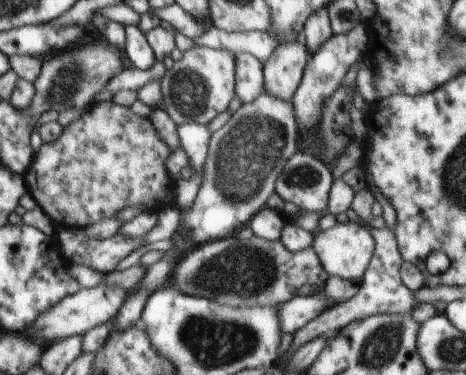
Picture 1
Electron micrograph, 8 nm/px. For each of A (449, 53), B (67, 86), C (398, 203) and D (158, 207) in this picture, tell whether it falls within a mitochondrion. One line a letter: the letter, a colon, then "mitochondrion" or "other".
A: mitochondrion
B: mitochondrion
C: other
D: other

